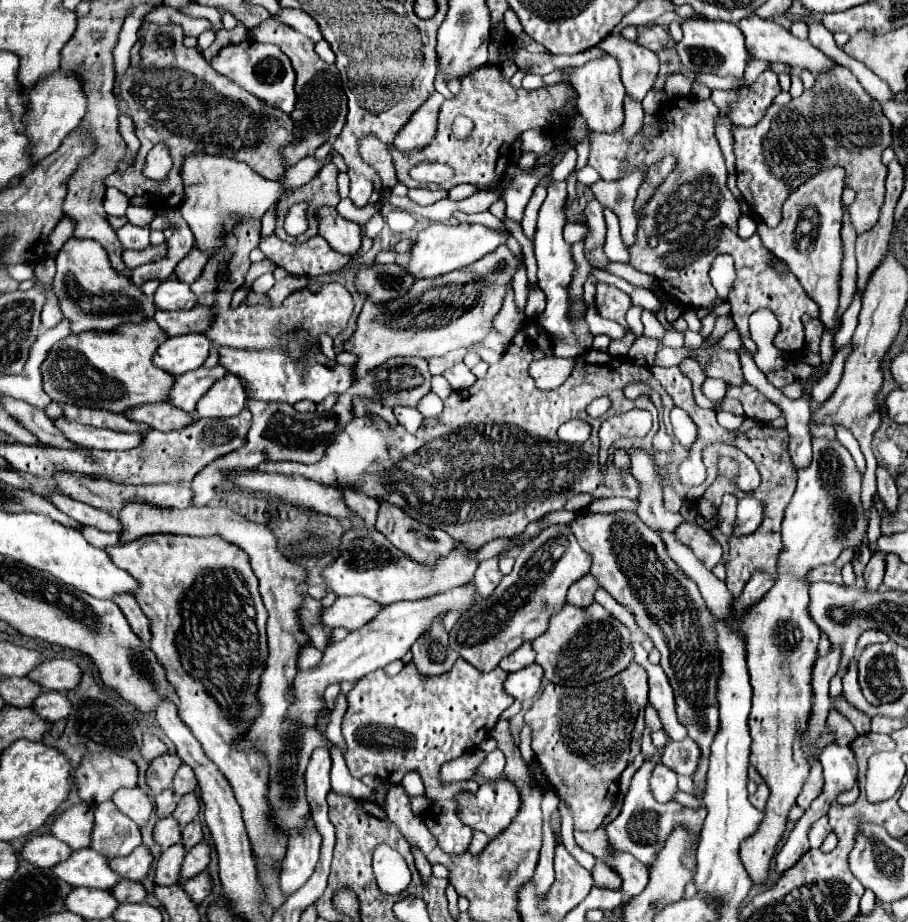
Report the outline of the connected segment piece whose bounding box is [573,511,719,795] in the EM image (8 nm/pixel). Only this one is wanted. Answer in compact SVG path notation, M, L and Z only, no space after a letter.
M581 513L573 521L573 533L583 549L593 557L591 575L597 583L613 595L619 603L629 607L639 627L651 637L661 653L661 667L667 673L675 691L677 717L687 727L689 737L701 747L701 777L693 775L693 781L703 795L707 757L711 741L719 729L717 713L717 679L719 679L719 653L715 643L715 631L711 627L711 613L699 595L693 579L679 571L679 565L667 555L663 539L651 531L637 513Z

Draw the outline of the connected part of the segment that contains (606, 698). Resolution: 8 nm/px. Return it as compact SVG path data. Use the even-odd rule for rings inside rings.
M631 663L619 675L595 683L591 687L559 687L549 683L533 707L525 713L525 723L531 727L531 747L543 775L549 785L555 789L559 799L573 811L573 825L577 831L595 831L601 825L601 819L613 809L615 797L619 793L617 779L629 763L629 743L631 731L637 717L637 711L647 703L647 671ZM601 715L617 715L617 733L609 729L607 723L601 725Z

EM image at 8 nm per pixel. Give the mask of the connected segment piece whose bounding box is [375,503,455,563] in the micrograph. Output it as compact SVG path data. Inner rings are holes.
M379 503L379 515L375 527L405 555L419 563L431 563L437 555L445 555L455 547L445 531L427 527L411 519L405 511L399 511L393 503Z

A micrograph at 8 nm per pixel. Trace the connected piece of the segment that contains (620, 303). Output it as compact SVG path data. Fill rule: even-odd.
M601 283L597 287L595 303L597 303L597 311L599 311L601 317L617 321L623 327L627 327L627 323L625 323L625 313L629 309L629 295L627 293L623 293L615 285Z

